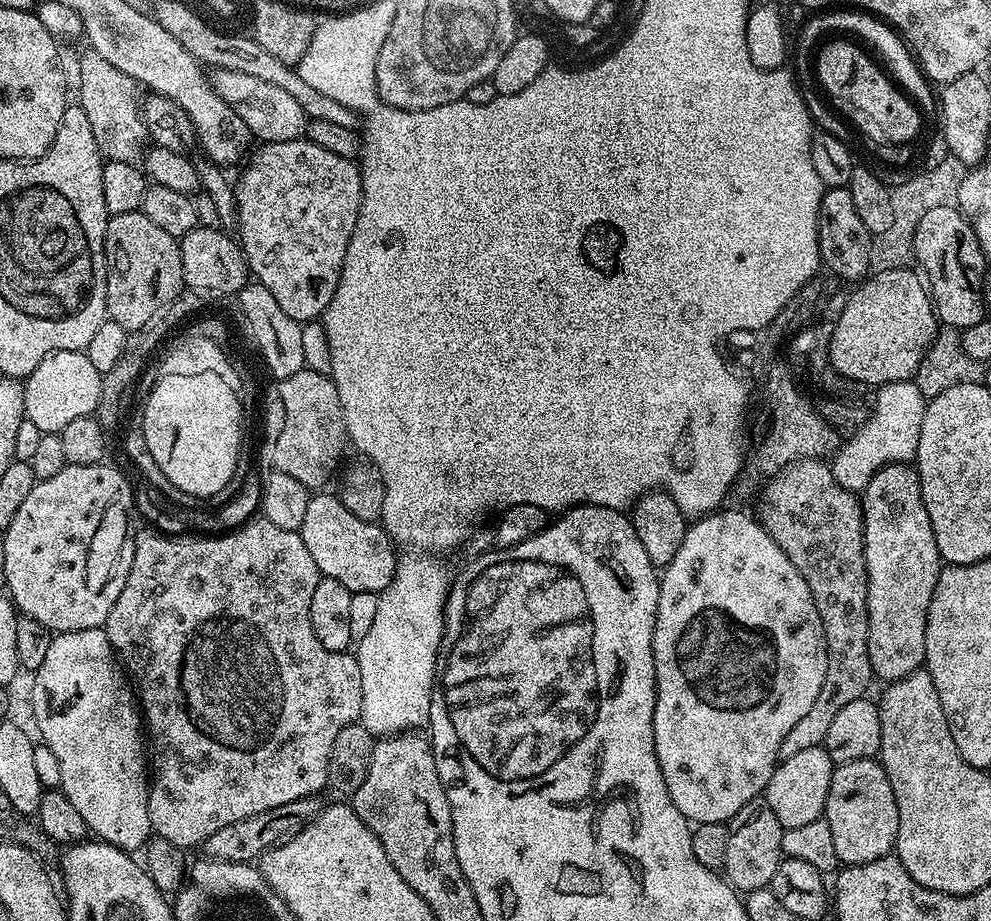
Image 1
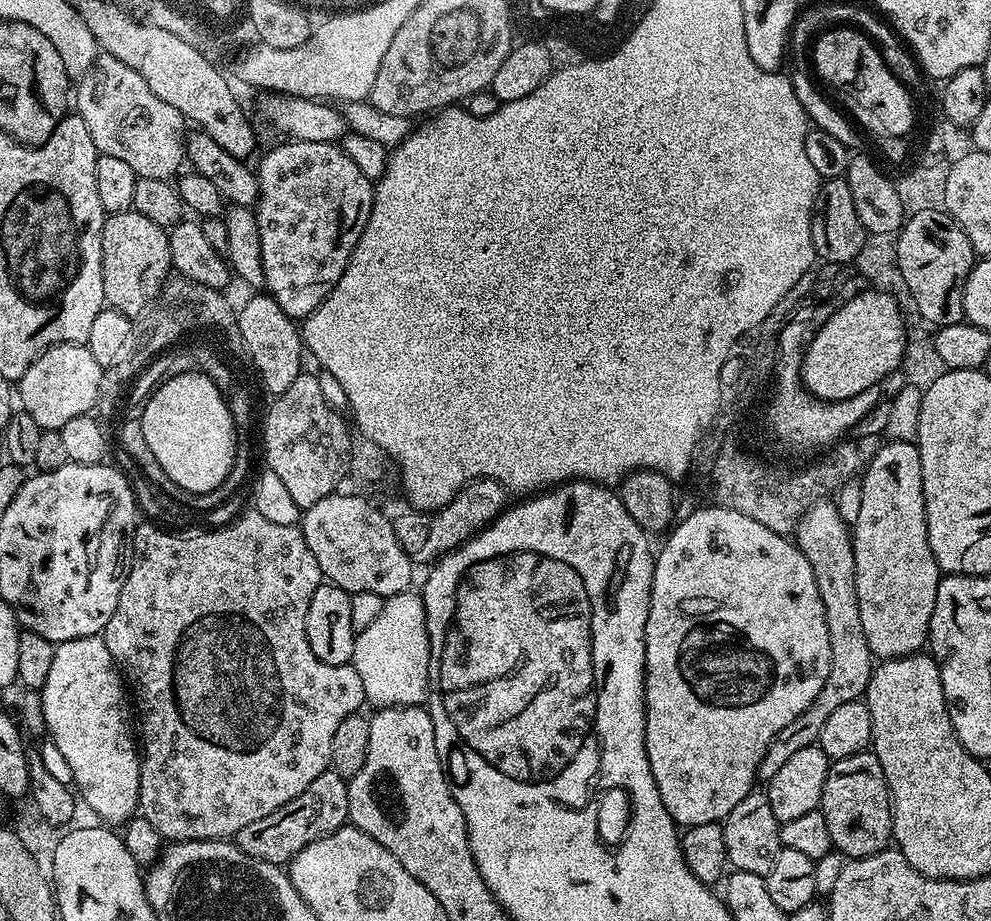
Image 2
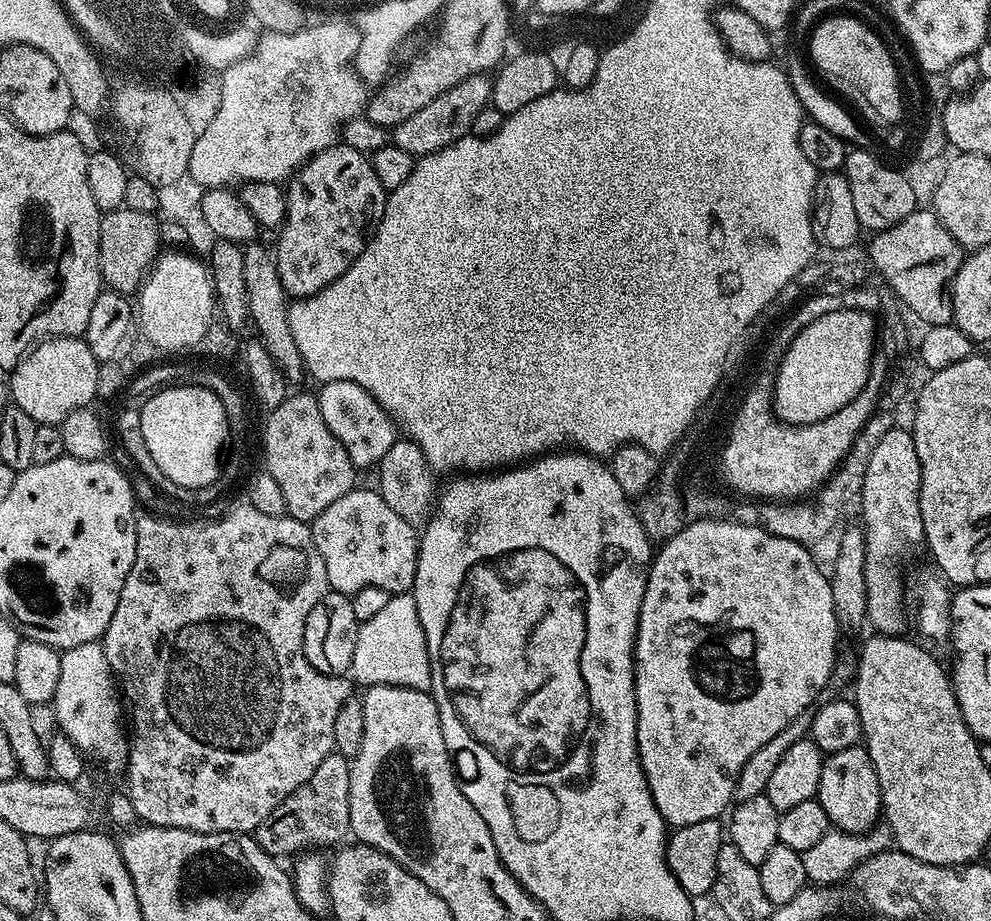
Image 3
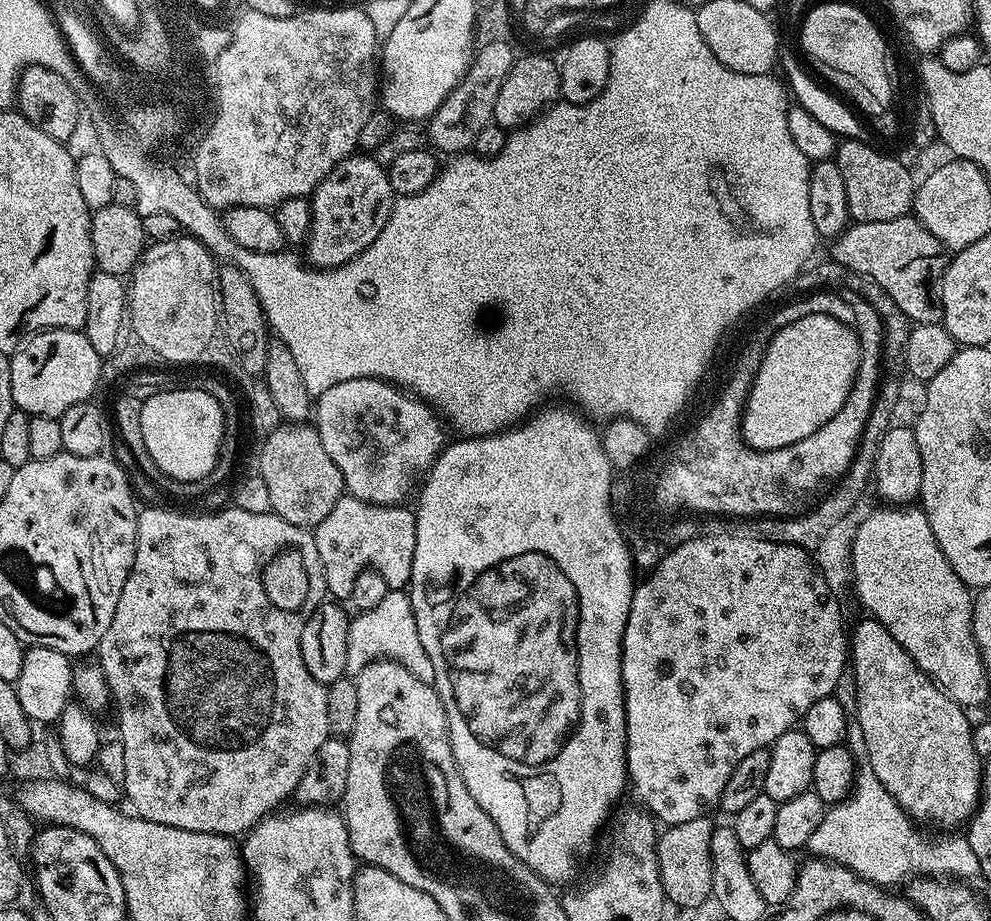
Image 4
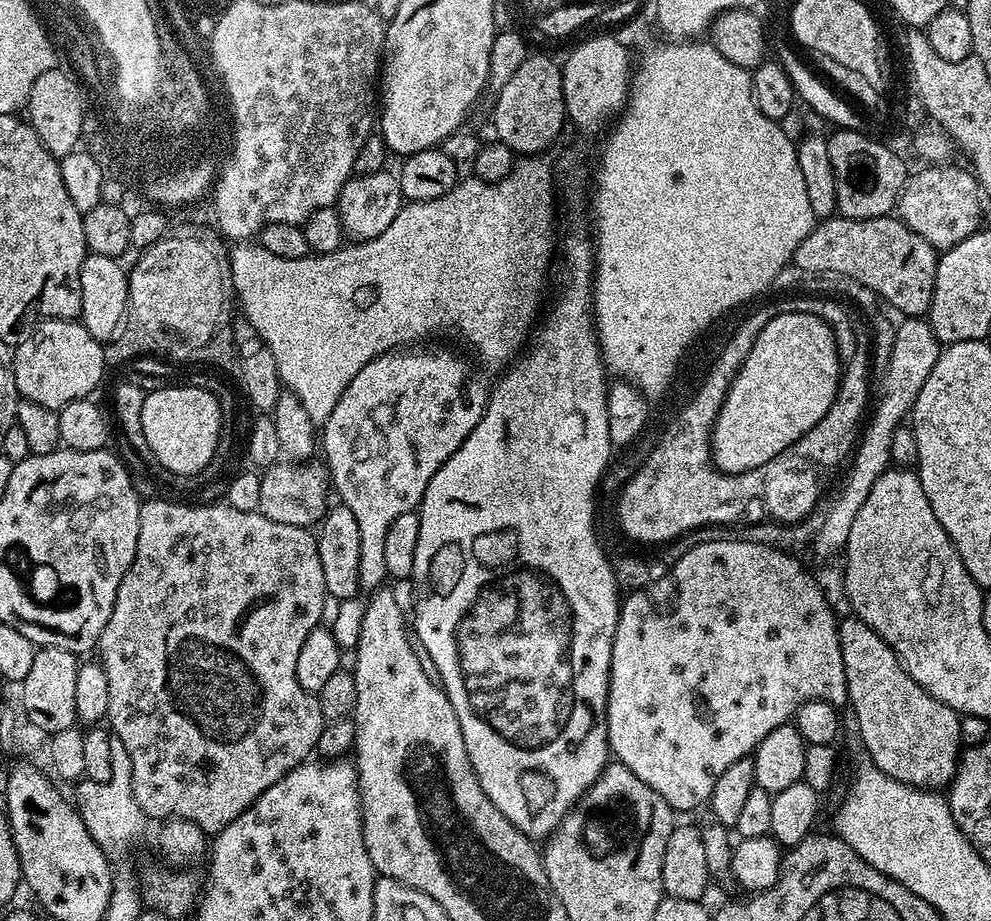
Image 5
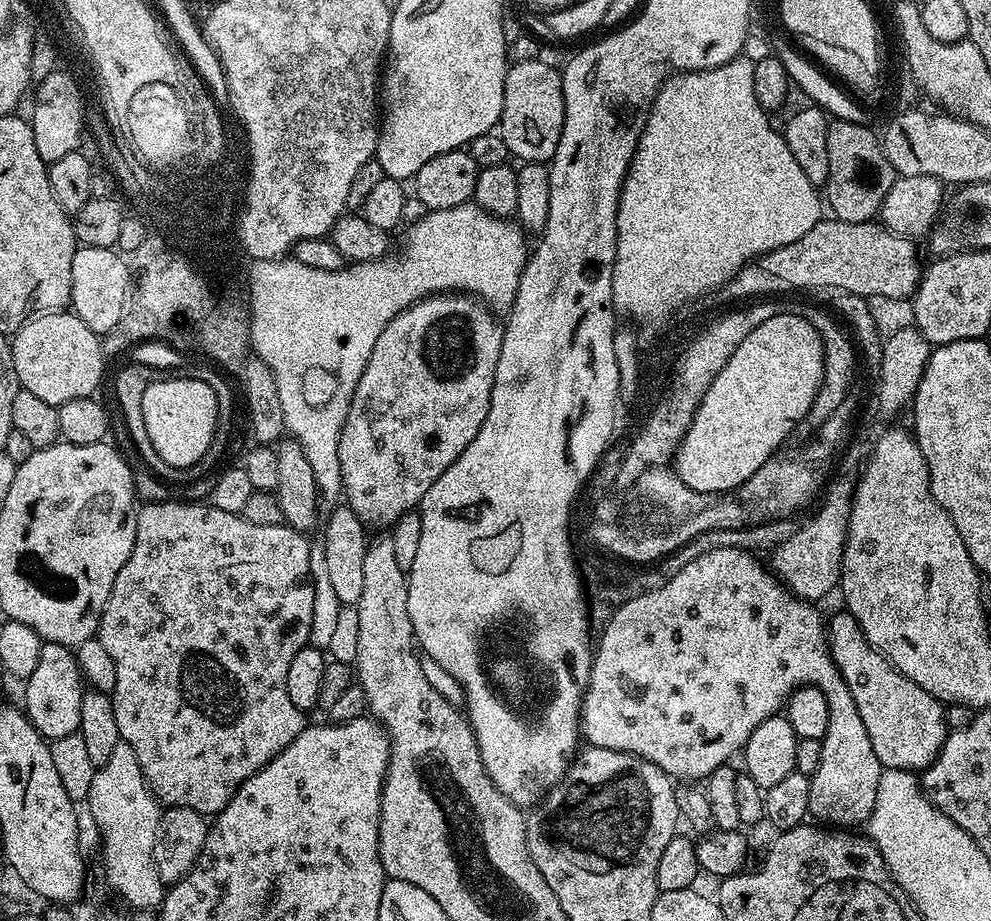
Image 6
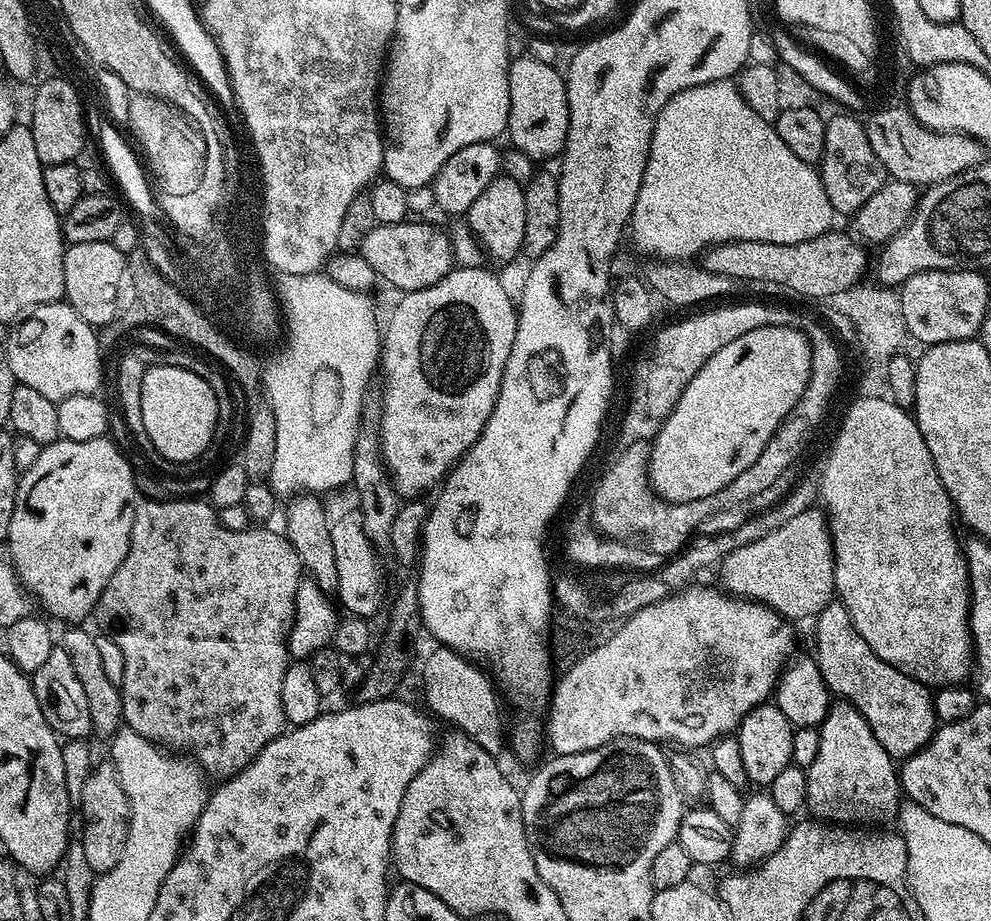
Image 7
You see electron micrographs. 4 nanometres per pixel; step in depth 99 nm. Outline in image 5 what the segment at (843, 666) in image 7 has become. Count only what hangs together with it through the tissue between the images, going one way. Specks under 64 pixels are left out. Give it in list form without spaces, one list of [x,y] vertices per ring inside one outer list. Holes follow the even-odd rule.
[[[858,618],[851,619],[841,619],[838,624],[842,662],[848,683],[847,703],[850,711],[858,718],[858,731],[862,734],[862,742],[870,758],[878,766],[878,770],[898,782],[925,790],[947,789],[956,777],[956,765],[962,755],[960,716],[953,708],[938,702],[938,698],[922,690],[922,686],[918,686],[914,678],[910,678],[908,669],[900,663],[892,647],[874,629]]]

